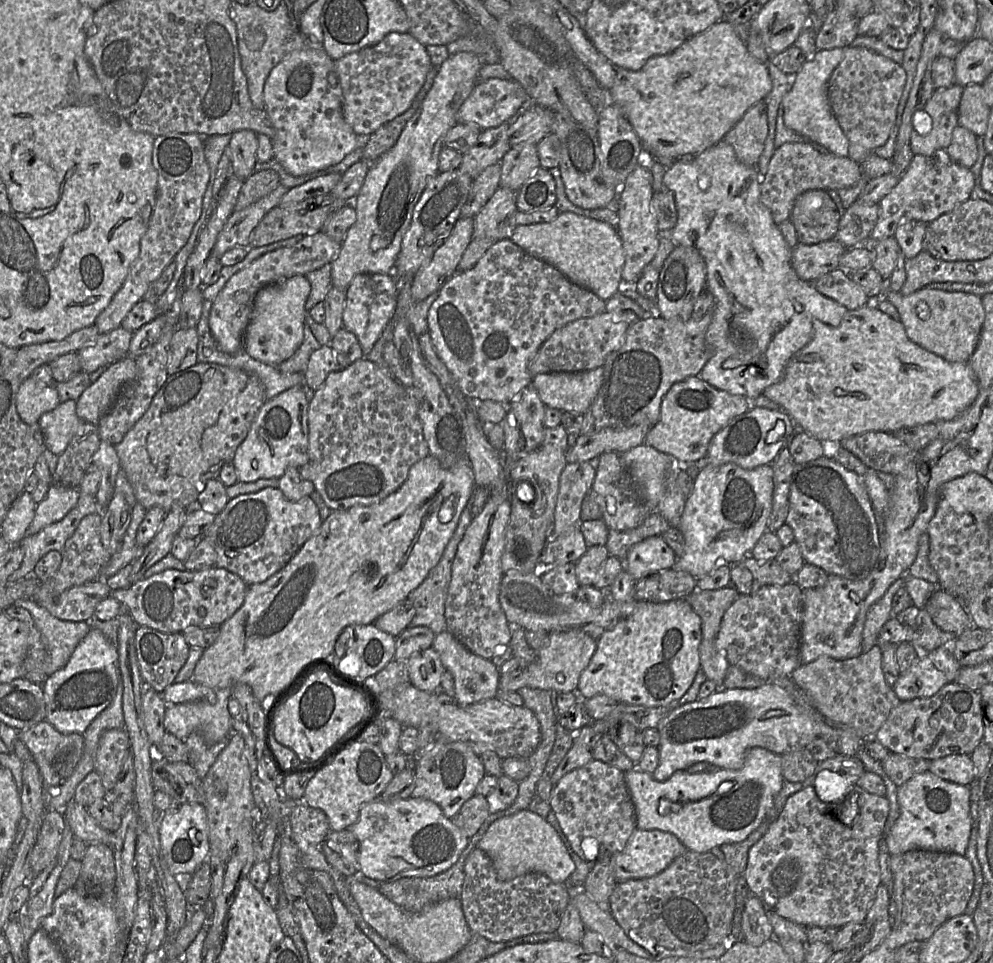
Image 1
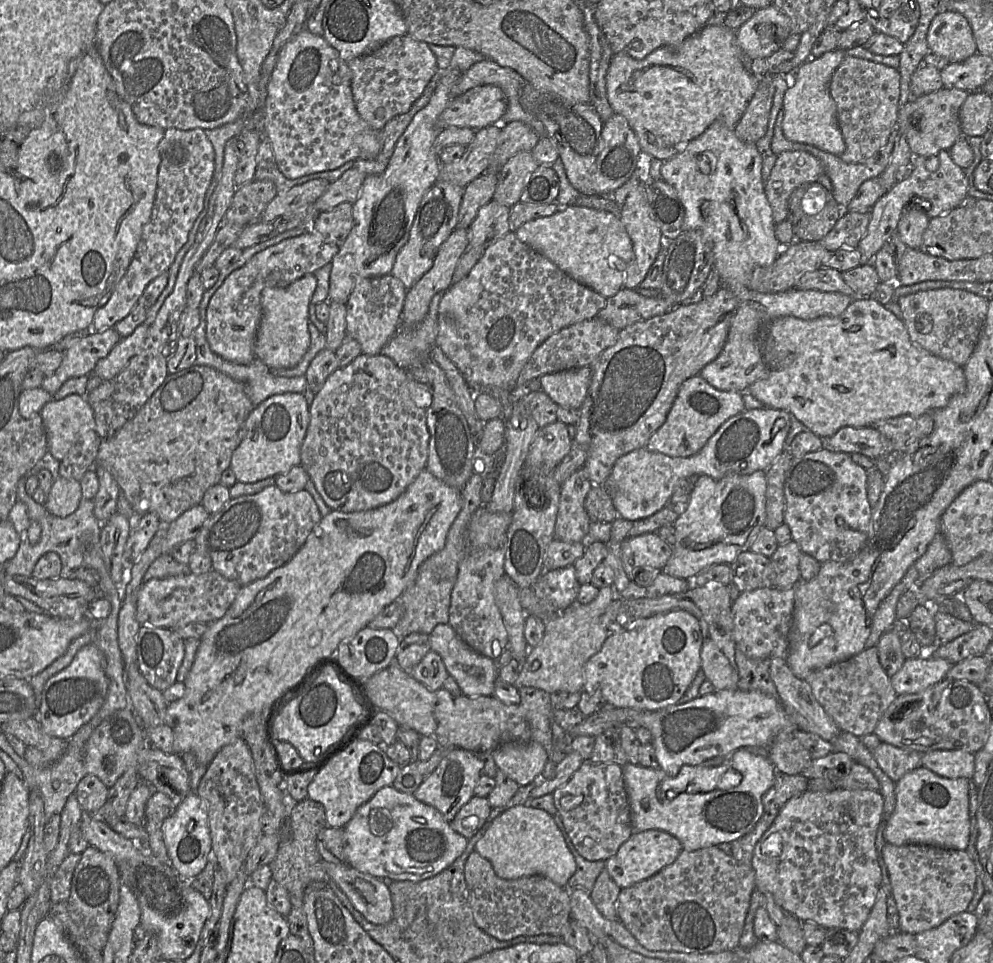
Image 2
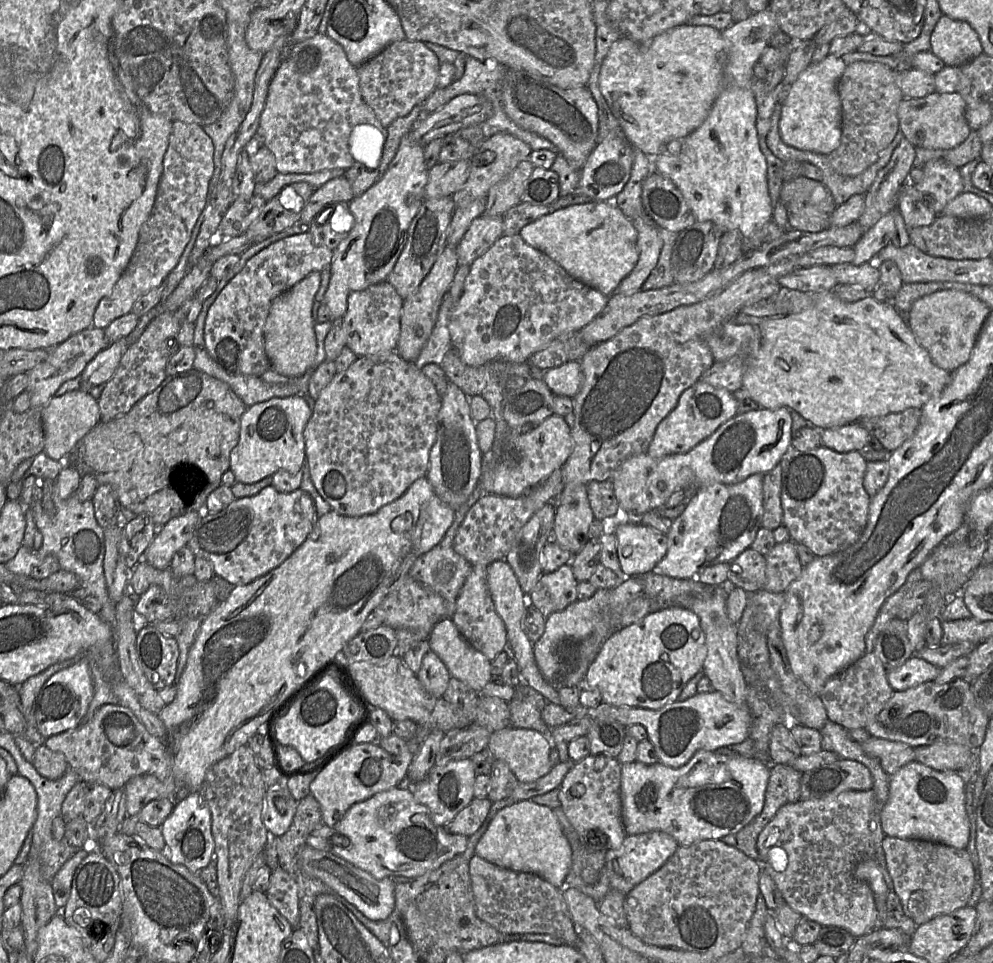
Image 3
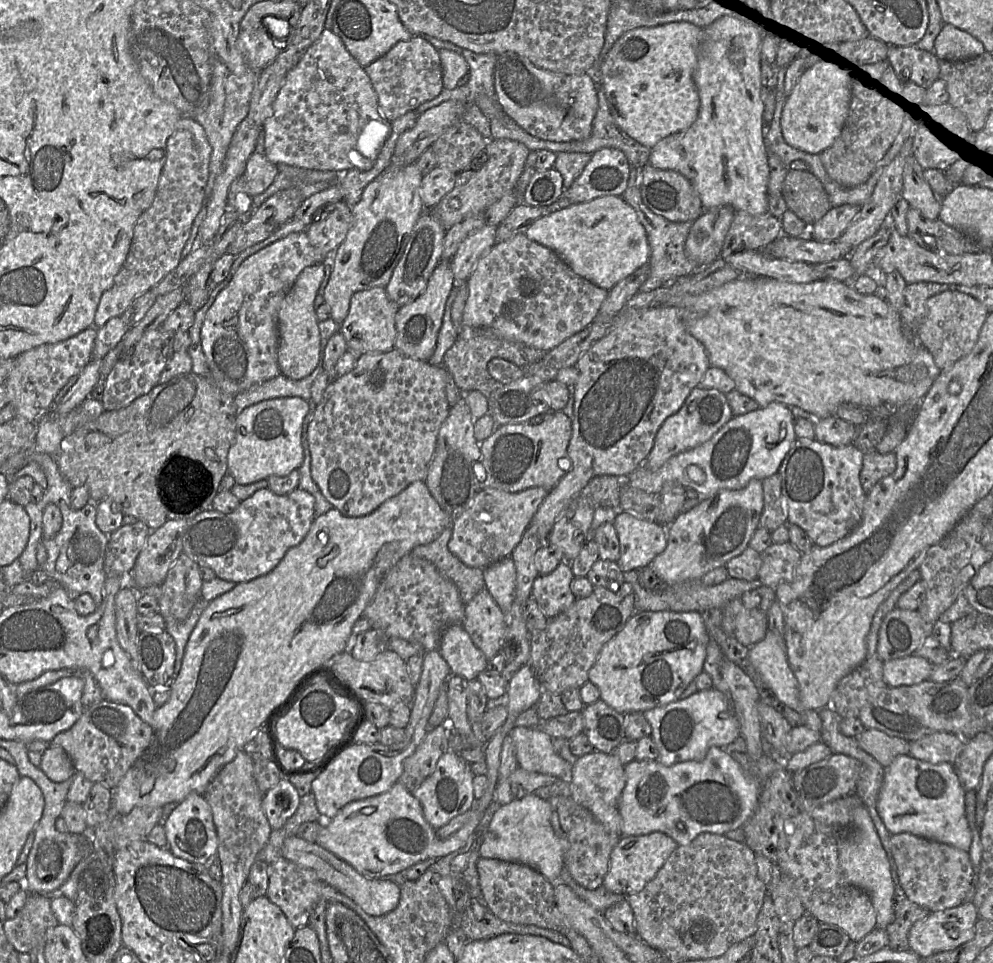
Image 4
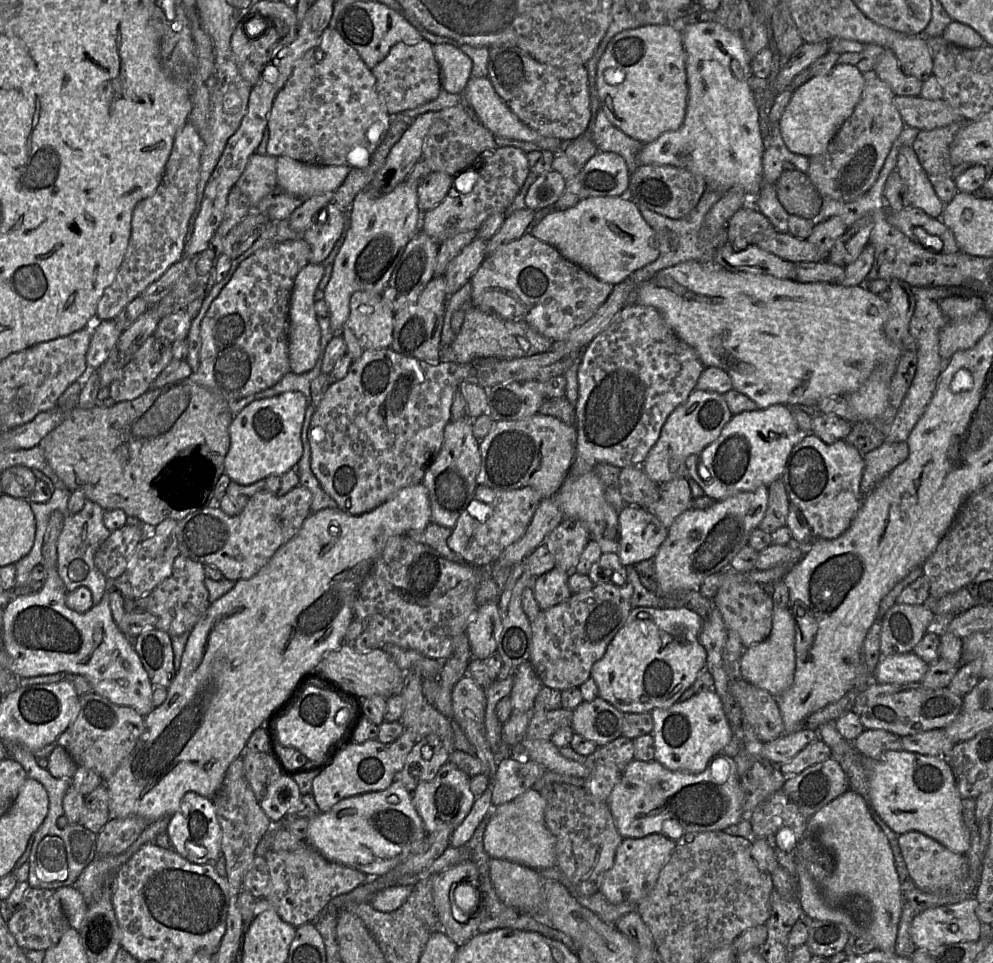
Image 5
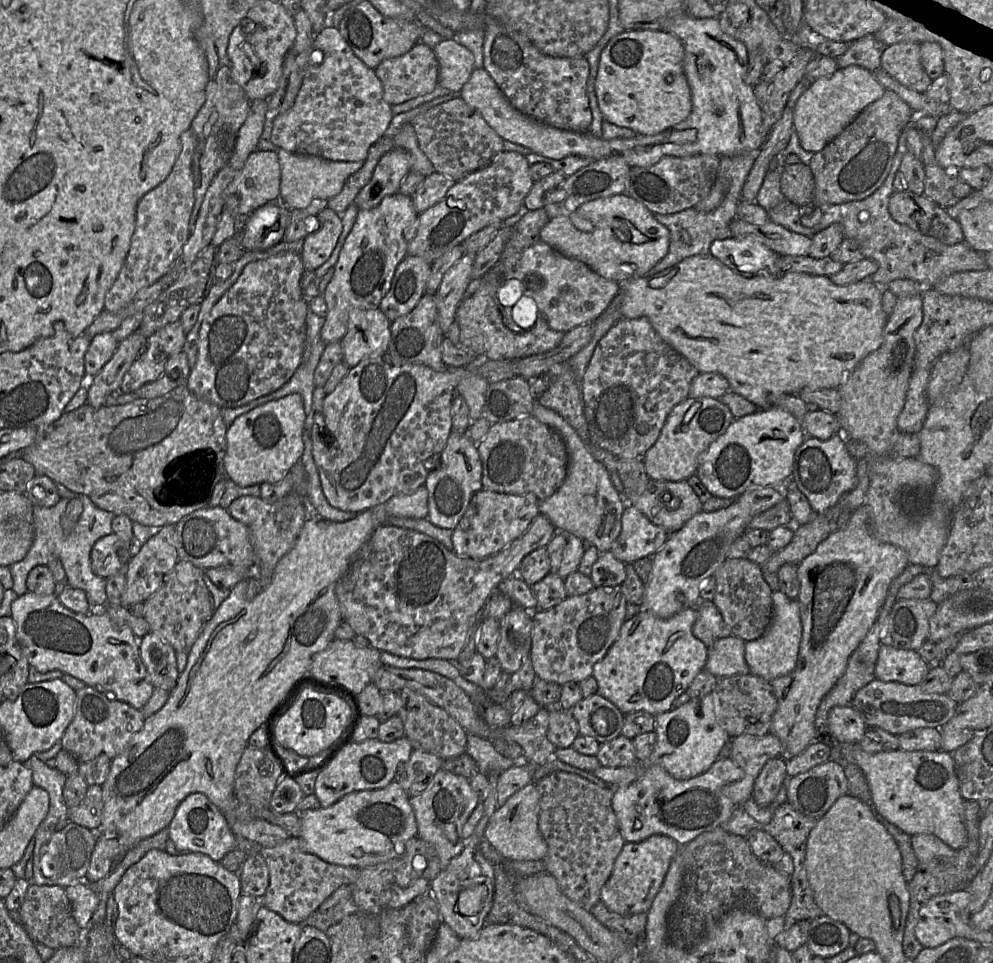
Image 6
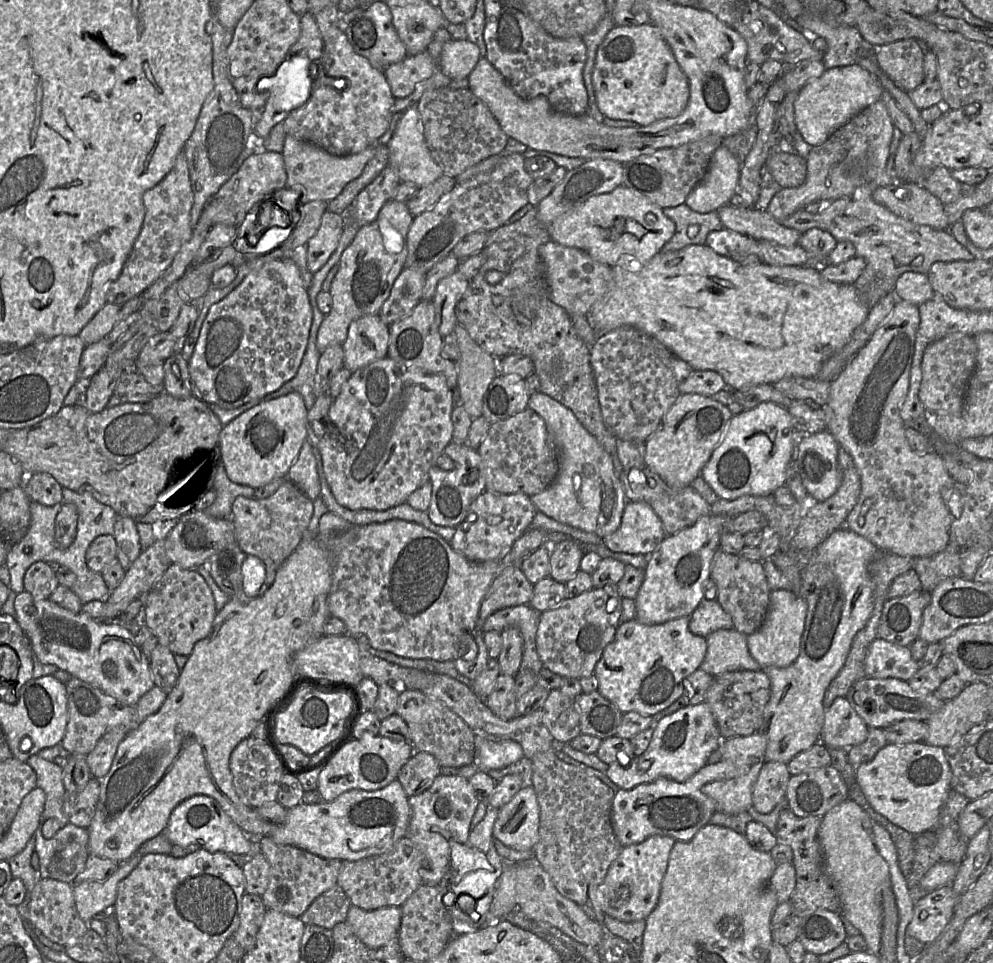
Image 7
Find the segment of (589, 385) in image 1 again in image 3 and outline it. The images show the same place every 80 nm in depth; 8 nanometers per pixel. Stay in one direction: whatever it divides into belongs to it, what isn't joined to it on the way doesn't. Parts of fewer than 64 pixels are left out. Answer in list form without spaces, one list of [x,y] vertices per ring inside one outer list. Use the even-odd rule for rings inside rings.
[[[579,361],[546,370],[543,380],[554,395],[573,398],[581,389],[583,372]]]

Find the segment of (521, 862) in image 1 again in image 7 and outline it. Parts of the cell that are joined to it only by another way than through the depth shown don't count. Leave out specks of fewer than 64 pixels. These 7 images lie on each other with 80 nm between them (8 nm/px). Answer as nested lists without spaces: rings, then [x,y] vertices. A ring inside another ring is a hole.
[[[532,786],[522,787],[498,810],[493,837],[511,849],[534,852],[539,841],[539,805]]]

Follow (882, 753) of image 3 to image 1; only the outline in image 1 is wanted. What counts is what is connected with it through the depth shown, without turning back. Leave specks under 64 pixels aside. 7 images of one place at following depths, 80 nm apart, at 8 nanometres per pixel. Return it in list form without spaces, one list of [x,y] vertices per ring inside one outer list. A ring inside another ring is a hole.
[[[889,751],[881,765],[889,778],[899,787],[915,775],[929,771],[930,763],[930,760],[908,757]]]

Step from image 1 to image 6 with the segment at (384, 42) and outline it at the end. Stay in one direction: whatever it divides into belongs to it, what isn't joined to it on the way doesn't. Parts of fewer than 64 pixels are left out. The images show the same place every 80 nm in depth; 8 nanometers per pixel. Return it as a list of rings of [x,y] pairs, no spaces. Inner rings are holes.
[[[418,42],[399,57],[384,60],[375,69],[375,73],[382,83],[384,99],[391,106],[431,93],[439,84],[439,62],[436,54],[432,48],[422,42]]]

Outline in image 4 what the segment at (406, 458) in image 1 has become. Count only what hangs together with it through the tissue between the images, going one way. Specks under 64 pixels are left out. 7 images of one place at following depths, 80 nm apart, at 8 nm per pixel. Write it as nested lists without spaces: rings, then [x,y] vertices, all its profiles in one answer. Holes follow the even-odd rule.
[[[393,348],[388,352],[362,354],[351,371],[337,376],[325,389],[307,428],[311,476],[325,499],[342,515],[370,514],[410,483],[425,481],[440,426],[450,410],[446,397],[448,374],[442,365],[410,358]]]

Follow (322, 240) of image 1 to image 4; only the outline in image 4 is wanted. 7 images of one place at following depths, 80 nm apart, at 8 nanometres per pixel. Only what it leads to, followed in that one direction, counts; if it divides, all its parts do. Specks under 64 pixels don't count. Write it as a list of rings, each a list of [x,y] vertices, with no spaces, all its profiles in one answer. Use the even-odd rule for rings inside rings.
[[[301,231],[266,246],[239,266],[207,311],[200,333],[210,378],[222,390],[236,395],[280,374],[279,308],[303,269],[325,260]]]

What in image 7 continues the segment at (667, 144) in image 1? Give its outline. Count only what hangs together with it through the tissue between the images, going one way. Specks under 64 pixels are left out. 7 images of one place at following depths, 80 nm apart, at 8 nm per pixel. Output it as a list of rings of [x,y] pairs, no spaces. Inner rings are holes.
[[[618,26],[610,30],[597,49],[593,88],[601,113],[613,120],[628,120],[639,126],[674,118],[689,101],[689,83],[671,48],[657,26]]]

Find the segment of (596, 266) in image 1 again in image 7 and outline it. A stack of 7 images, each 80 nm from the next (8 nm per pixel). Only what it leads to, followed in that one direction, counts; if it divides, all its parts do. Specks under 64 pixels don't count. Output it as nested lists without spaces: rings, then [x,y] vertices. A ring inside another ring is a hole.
[[[623,184],[609,193],[589,198],[580,206],[556,218],[547,227],[552,241],[566,247],[583,250],[596,261],[611,268],[618,264],[630,271],[638,271],[642,268],[662,250],[675,232],[674,222],[664,214],[661,207]]]

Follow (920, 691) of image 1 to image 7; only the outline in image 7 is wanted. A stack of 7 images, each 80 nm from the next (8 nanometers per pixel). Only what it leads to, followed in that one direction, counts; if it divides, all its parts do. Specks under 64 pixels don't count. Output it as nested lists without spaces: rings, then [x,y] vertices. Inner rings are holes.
[[[879,637],[870,644],[865,659],[865,675],[871,678],[897,678],[908,682],[921,667],[921,662],[913,659],[910,648],[893,644]]]

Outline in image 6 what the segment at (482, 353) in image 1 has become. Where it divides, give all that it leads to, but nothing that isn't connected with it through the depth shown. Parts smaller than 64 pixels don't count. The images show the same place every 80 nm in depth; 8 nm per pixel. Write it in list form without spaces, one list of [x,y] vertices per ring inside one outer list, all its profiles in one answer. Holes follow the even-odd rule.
[[[539,240],[521,255],[512,277],[497,291],[497,304],[513,306],[522,296],[532,298],[549,327],[568,332],[600,316],[619,292],[616,281],[603,278],[585,263],[568,258],[547,243]]]

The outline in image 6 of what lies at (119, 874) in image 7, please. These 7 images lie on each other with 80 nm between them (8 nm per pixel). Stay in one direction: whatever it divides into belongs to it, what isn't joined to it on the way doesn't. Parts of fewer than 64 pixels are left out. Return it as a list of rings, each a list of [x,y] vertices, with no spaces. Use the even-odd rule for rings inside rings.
[[[84,881],[67,886],[65,892],[71,903],[77,925],[82,930],[89,928],[92,916],[99,904],[99,896]]]

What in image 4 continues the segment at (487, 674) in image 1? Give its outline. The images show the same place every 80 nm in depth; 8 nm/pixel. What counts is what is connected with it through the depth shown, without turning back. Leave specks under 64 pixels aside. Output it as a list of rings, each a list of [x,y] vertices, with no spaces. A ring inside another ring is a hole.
[[[461,624],[451,625],[443,632],[437,651],[448,664],[452,675],[474,680],[487,669],[488,660]]]

